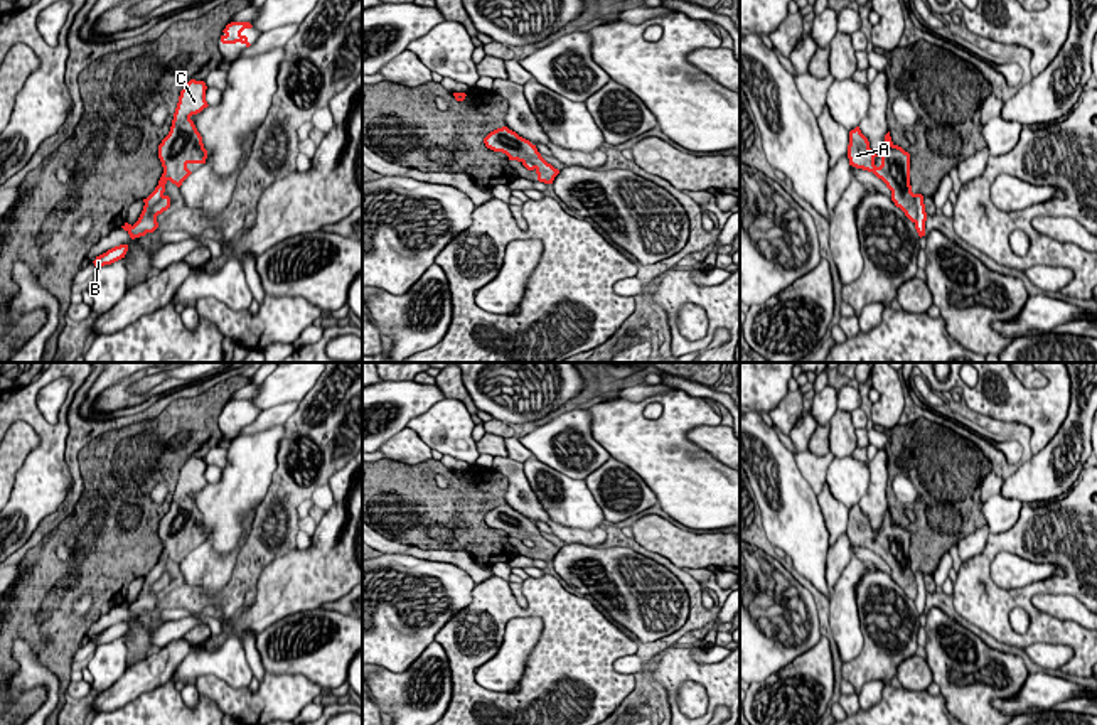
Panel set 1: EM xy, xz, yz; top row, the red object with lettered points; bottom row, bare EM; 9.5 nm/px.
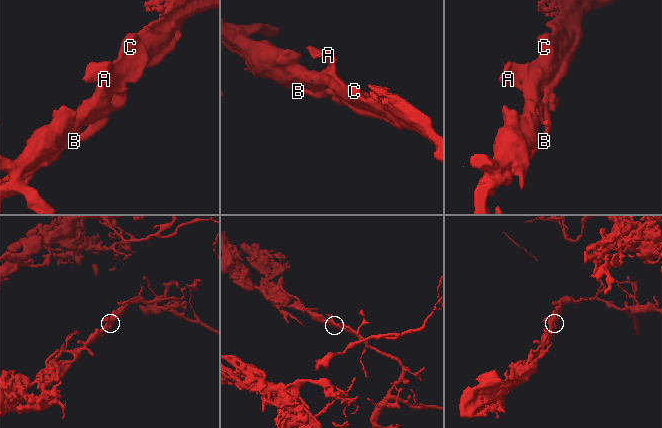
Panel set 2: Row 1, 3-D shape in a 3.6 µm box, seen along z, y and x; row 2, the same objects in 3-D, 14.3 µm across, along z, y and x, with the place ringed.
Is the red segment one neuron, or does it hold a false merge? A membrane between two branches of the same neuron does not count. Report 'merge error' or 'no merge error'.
merge error

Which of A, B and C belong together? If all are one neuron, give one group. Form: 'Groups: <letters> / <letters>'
Groups: A C / B

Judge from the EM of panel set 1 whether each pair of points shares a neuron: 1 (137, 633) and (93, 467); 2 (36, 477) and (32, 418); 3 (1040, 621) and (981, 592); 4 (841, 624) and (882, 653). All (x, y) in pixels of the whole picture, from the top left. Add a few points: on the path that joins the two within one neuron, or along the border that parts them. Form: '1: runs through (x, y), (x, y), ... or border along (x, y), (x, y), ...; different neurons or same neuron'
1: border along (120, 604), (103, 612), (88, 629); different neurons
2: runs through (46, 462), (46, 434); same neuron
3: runs through (1027, 606), (1020, 599), (996, 599); same neuron
4: border along (855, 602), (863, 648), (856, 658), (845, 663); different neurons

